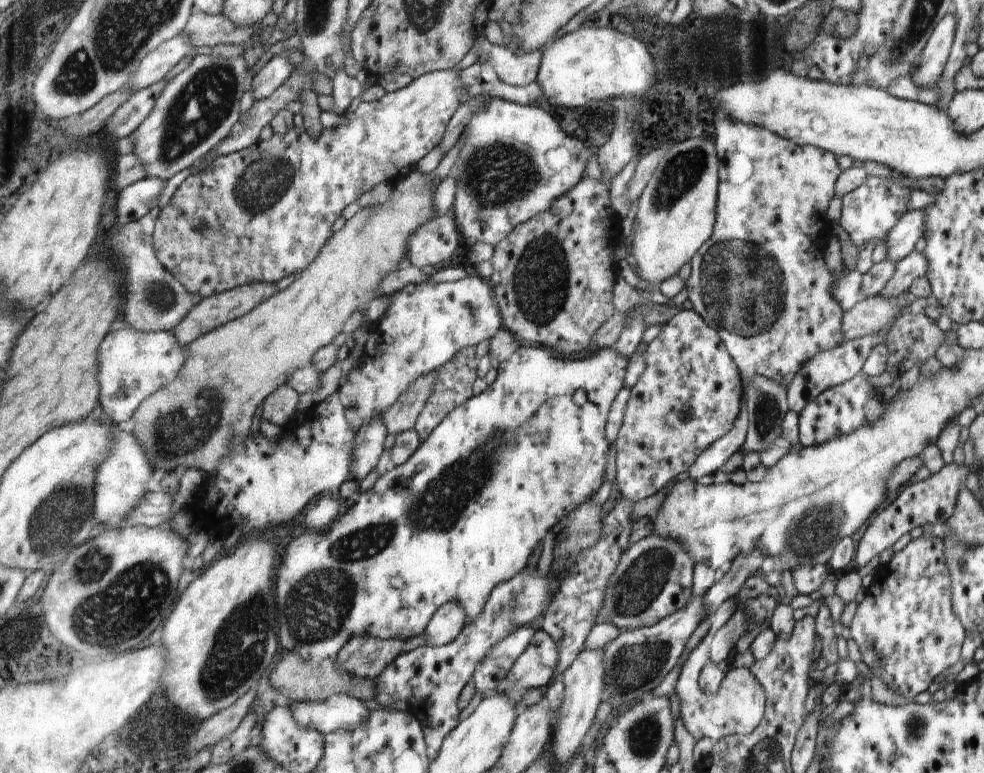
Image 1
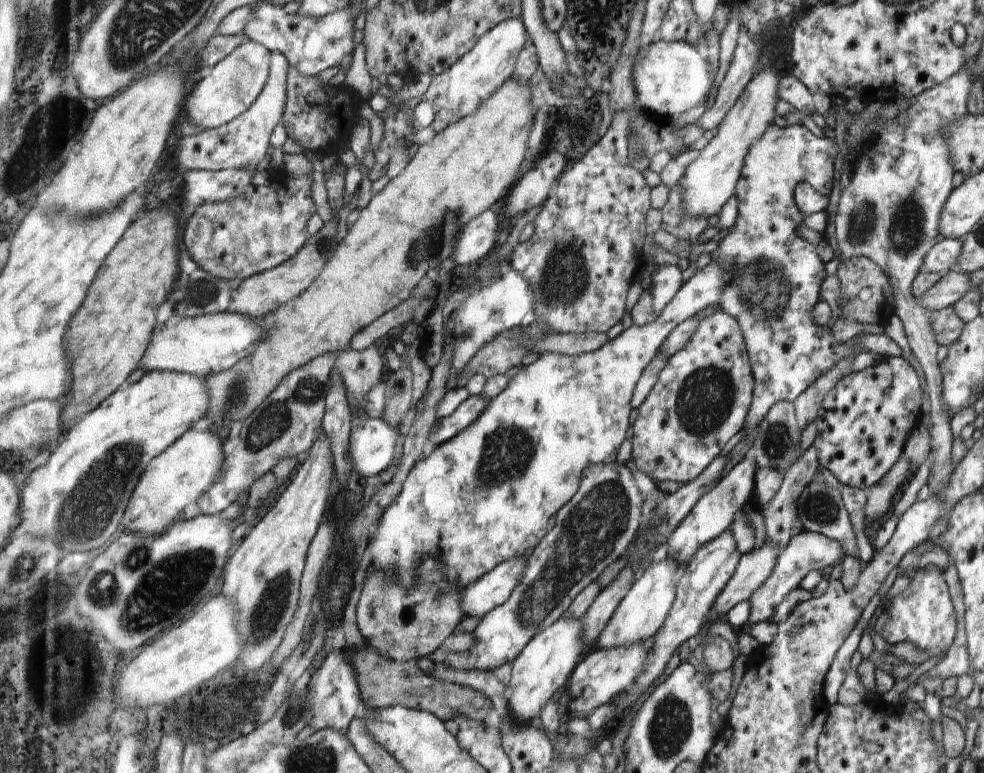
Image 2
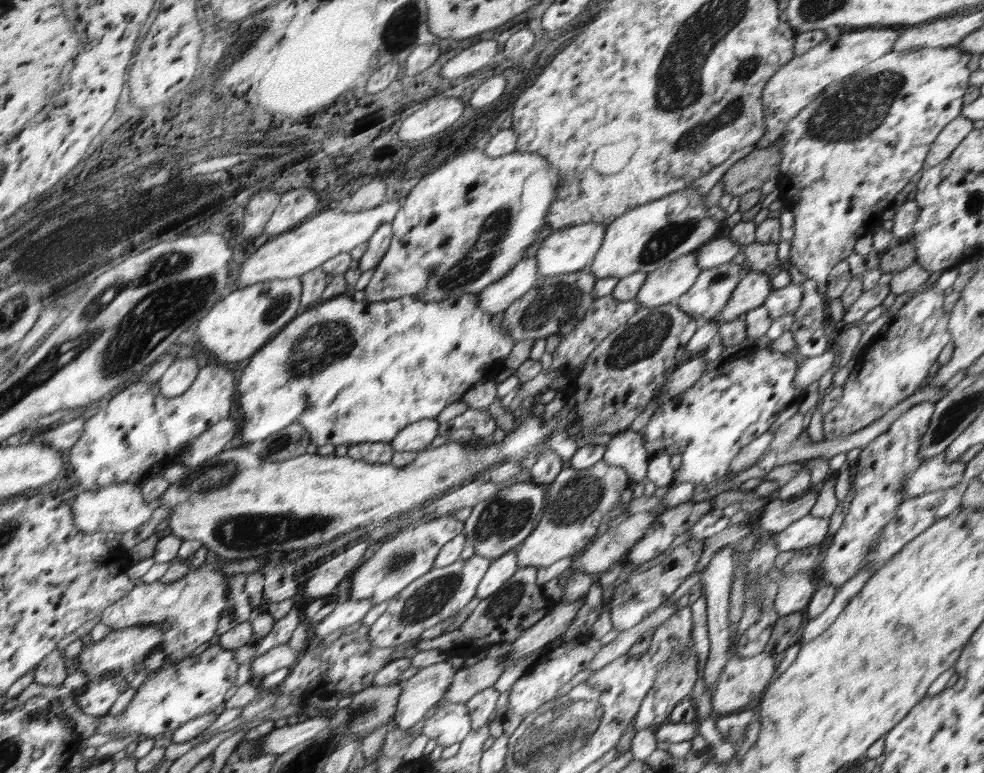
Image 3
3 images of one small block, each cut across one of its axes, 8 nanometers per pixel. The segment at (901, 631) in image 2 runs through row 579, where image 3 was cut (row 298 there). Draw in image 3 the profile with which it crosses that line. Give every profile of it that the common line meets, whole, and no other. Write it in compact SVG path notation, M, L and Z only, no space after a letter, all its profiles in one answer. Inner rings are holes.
M960 268L944 272L940 279L932 286L929 288L922 287L920 292L916 292L898 312L896 310L891 312L886 324L884 324L876 337L867 344L865 348L867 351L859 353L856 365L853 366L853 370L845 382L846 386L844 386L840 403L824 414L824 440L851 435L853 432L862 431L863 428L871 426L872 423L876 422L876 419L883 418L888 411L892 410L892 407L902 403L910 395L915 394L920 386L924 384L932 364L942 354L943 348L950 343L951 332L946 330L950 323L948 321L948 314L944 314L944 310L942 310L942 302L944 302L942 292L956 282L958 274L960 274Z

